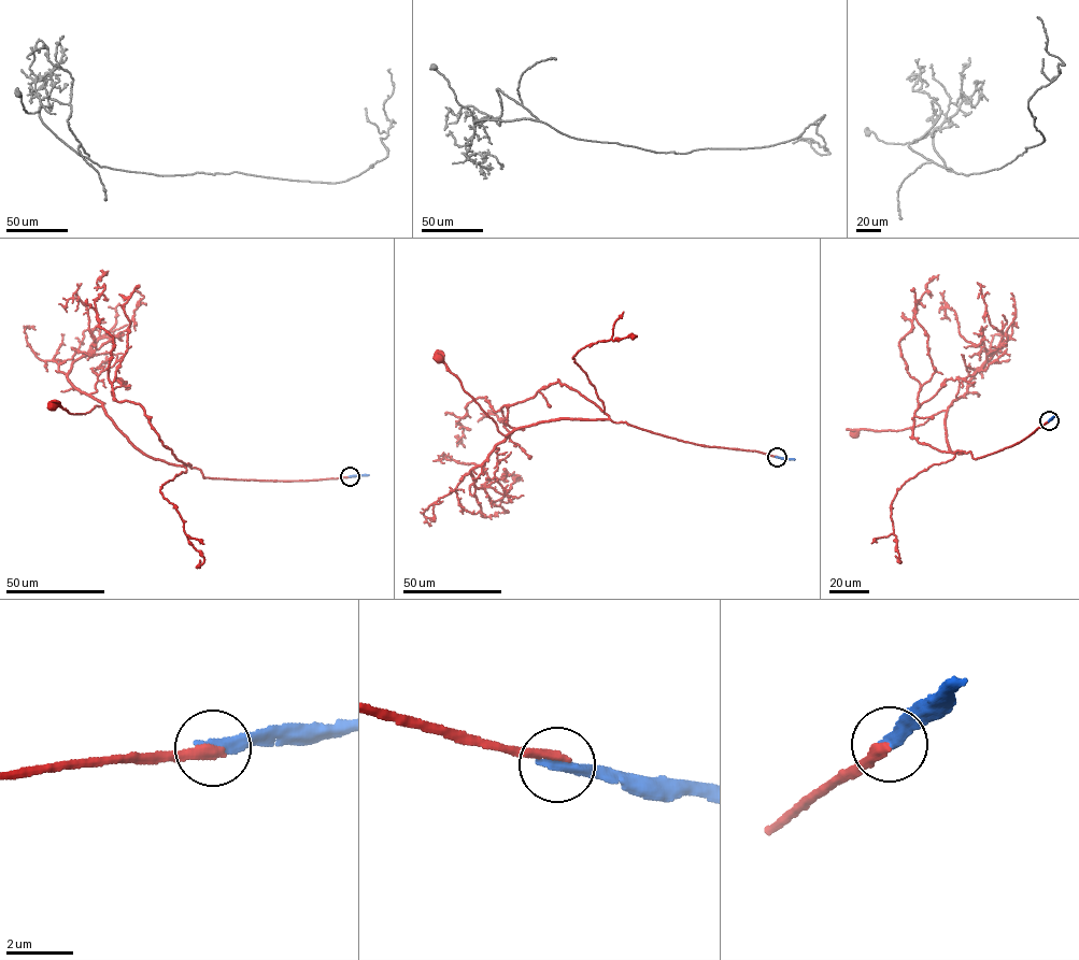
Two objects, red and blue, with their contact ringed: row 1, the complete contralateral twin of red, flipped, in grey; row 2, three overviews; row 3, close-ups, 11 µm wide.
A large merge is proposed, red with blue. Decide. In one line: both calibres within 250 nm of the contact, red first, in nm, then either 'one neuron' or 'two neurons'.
320 nm thick on the red side, 400 nm on the other; two neurons

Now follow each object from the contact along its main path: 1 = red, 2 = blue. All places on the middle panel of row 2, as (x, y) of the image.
1: (777, 457), (756, 450), (701, 446), (610, 419), (552, 419), (516, 428), (503, 435), (437, 357)
2: (777, 457), (794, 459)

